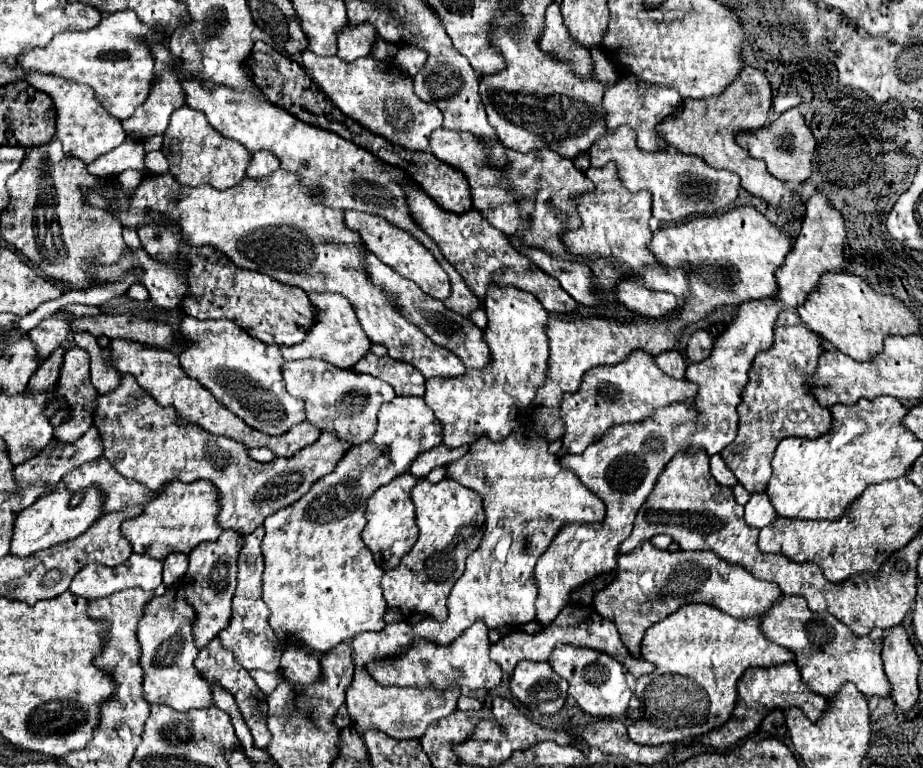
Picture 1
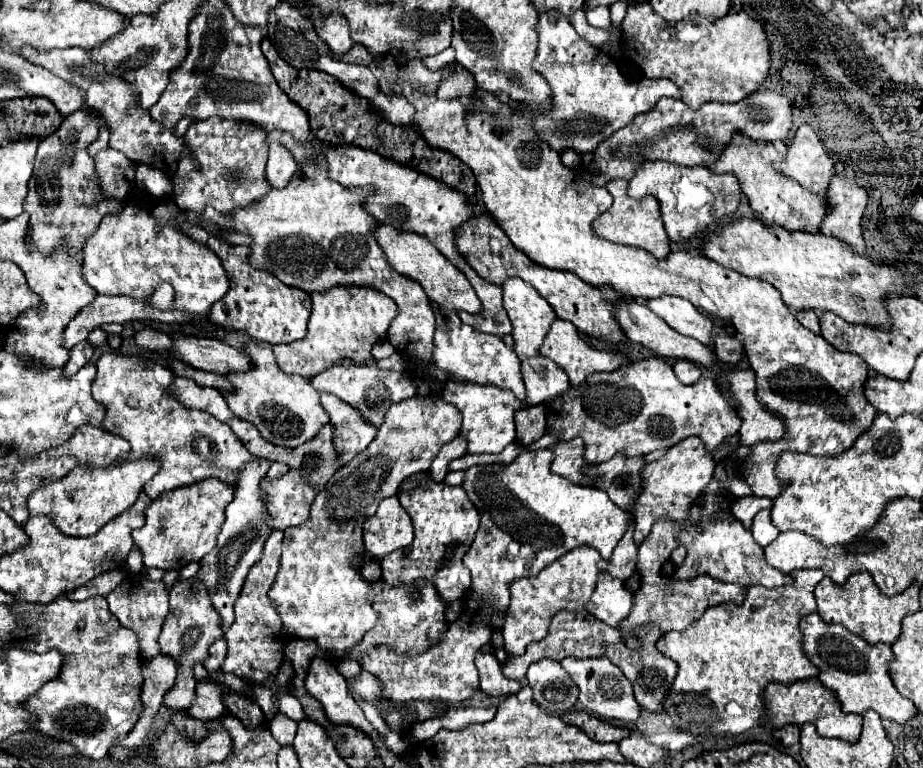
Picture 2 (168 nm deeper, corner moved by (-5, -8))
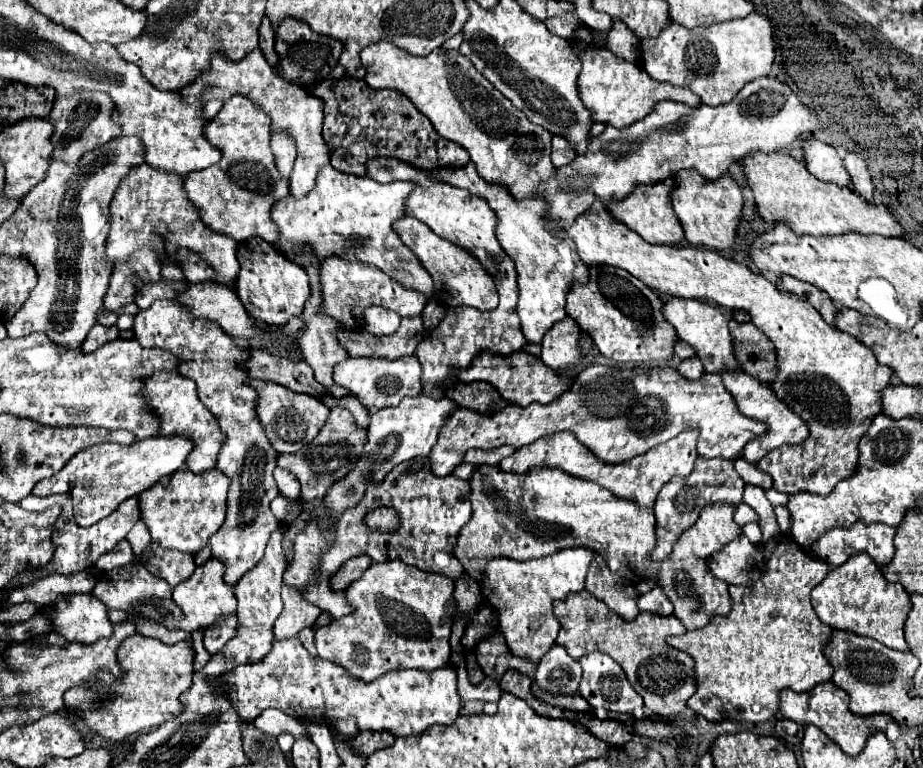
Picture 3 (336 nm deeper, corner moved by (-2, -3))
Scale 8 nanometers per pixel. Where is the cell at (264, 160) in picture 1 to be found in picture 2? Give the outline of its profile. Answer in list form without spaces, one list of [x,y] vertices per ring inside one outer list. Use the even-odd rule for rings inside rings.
[[[271,144],[269,150],[269,162],[267,162],[267,180],[273,188],[285,188],[293,174],[299,170],[299,164],[295,162],[293,154],[287,152],[281,144]]]

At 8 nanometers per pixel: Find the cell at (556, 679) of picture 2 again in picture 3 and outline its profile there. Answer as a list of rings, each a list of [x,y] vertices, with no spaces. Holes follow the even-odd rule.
[[[554,645],[538,663],[534,681],[536,685],[552,695],[570,695],[578,691],[582,669],[564,647]]]

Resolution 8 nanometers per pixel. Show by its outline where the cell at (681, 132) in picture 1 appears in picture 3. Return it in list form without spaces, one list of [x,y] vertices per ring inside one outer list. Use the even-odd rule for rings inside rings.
[[[758,151],[758,155],[750,155],[750,159],[742,159],[738,165],[754,191],[760,217],[772,225],[786,223],[796,235],[840,235],[854,231],[896,237],[902,231],[888,207],[870,205],[848,187],[818,181],[806,171],[804,163],[792,159],[788,153],[772,151],[770,155],[762,155],[762,151]]]

